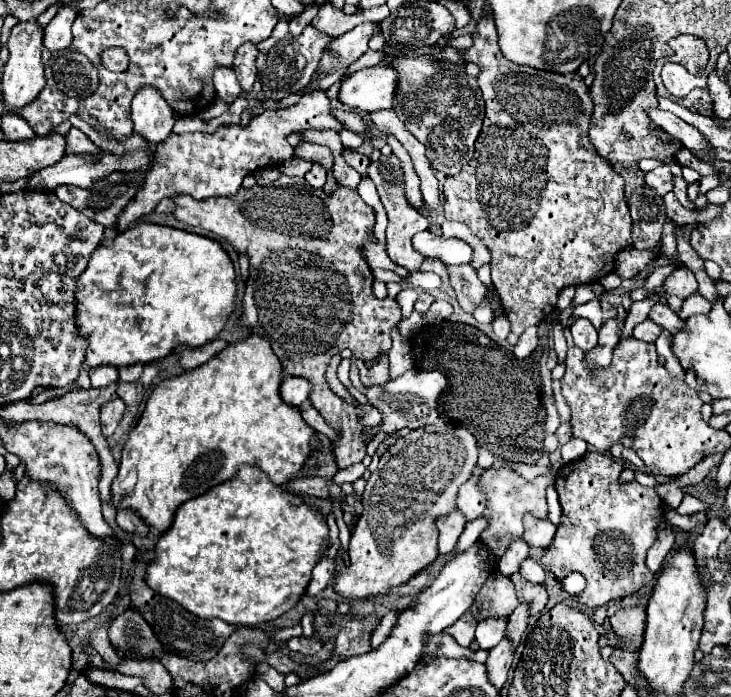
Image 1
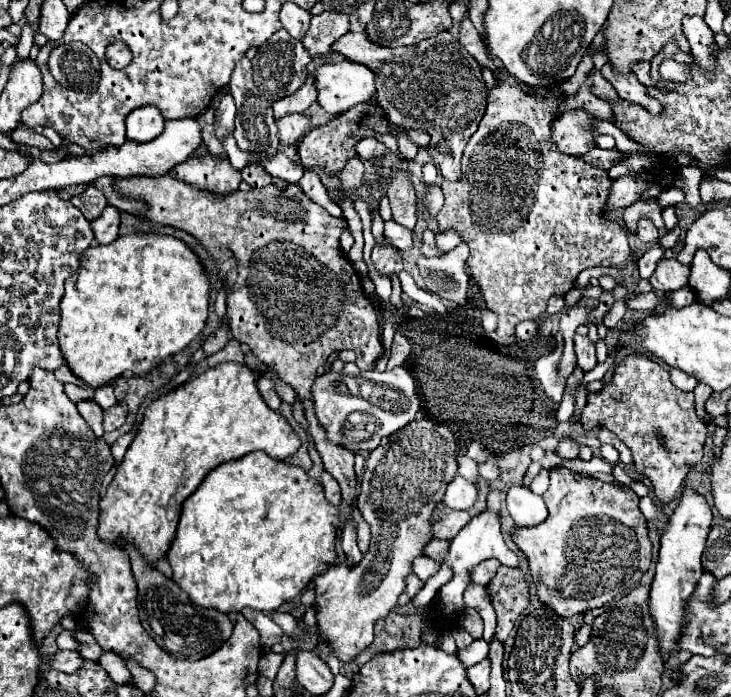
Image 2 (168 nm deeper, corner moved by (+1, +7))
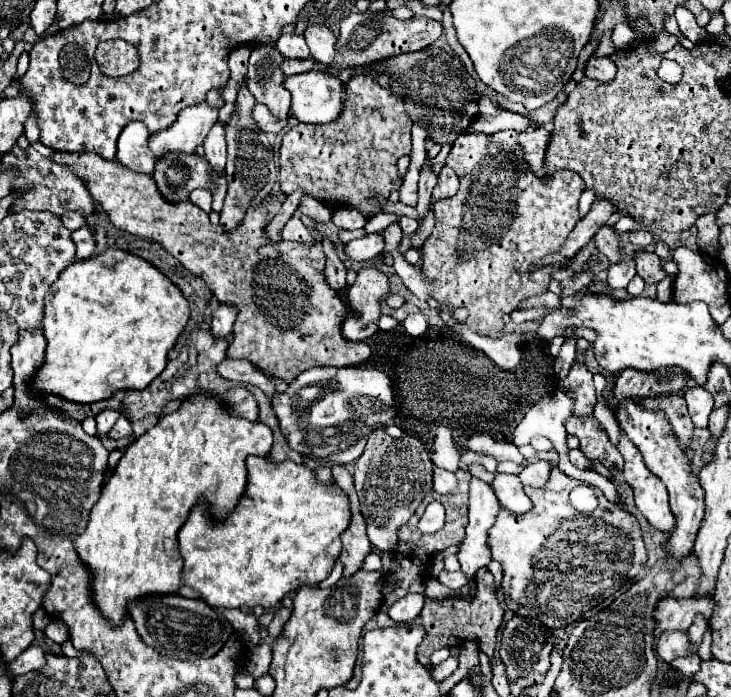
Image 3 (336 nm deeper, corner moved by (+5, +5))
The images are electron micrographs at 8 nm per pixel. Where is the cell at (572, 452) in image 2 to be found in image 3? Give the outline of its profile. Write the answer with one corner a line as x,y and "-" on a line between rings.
579,449
569,450
568,457
571,464
577,466
577,468
581,468
581,470
593,470
593,472
599,472
599,474
603,474
605,478
611,478
611,476
613,476
613,474
611,474
607,468
603,468
601,464
591,464

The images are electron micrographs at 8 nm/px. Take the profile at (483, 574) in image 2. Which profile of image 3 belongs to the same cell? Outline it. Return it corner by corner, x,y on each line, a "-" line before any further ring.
441,572
441,574
437,576
437,580
439,580
443,586
451,588
451,590
459,590
461,586
465,586
465,584
469,582
463,572

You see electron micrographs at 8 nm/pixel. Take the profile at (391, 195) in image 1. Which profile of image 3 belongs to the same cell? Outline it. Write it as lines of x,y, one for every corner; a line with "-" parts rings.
375,266
363,268
357,274
355,284
347,290
347,306
351,306
351,314
347,314
347,318
343,320
343,326
341,326
343,336
349,340
367,340
369,336
373,336
377,332
377,320
381,316
379,302
381,302
381,296
387,296
387,294
389,294
387,276

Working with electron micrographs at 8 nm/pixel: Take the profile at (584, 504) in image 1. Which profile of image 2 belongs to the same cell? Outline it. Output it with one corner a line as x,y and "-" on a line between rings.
559,466
551,470
551,486
543,494
543,500
549,508
549,518
533,528
517,528
511,536
529,558
535,592
547,608
563,618
571,618
599,608
639,584
651,566
651,542
645,516
639,510
641,498
631,488
621,488
595,478
575,480
569,468

